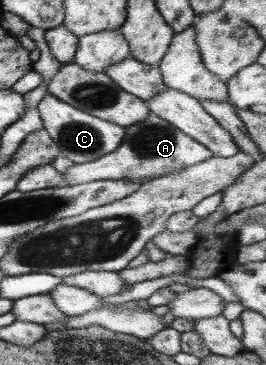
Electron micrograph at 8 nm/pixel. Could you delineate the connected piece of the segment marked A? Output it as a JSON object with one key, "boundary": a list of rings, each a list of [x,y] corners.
{"boundary":[[[152,111],[147,119],[124,128],[124,138],[115,151],[87,163],[74,163],[64,174],[63,187],[87,184],[102,180],[124,180],[143,184],[170,173],[181,171],[212,156],[212,151],[193,138],[173,127]]]}

